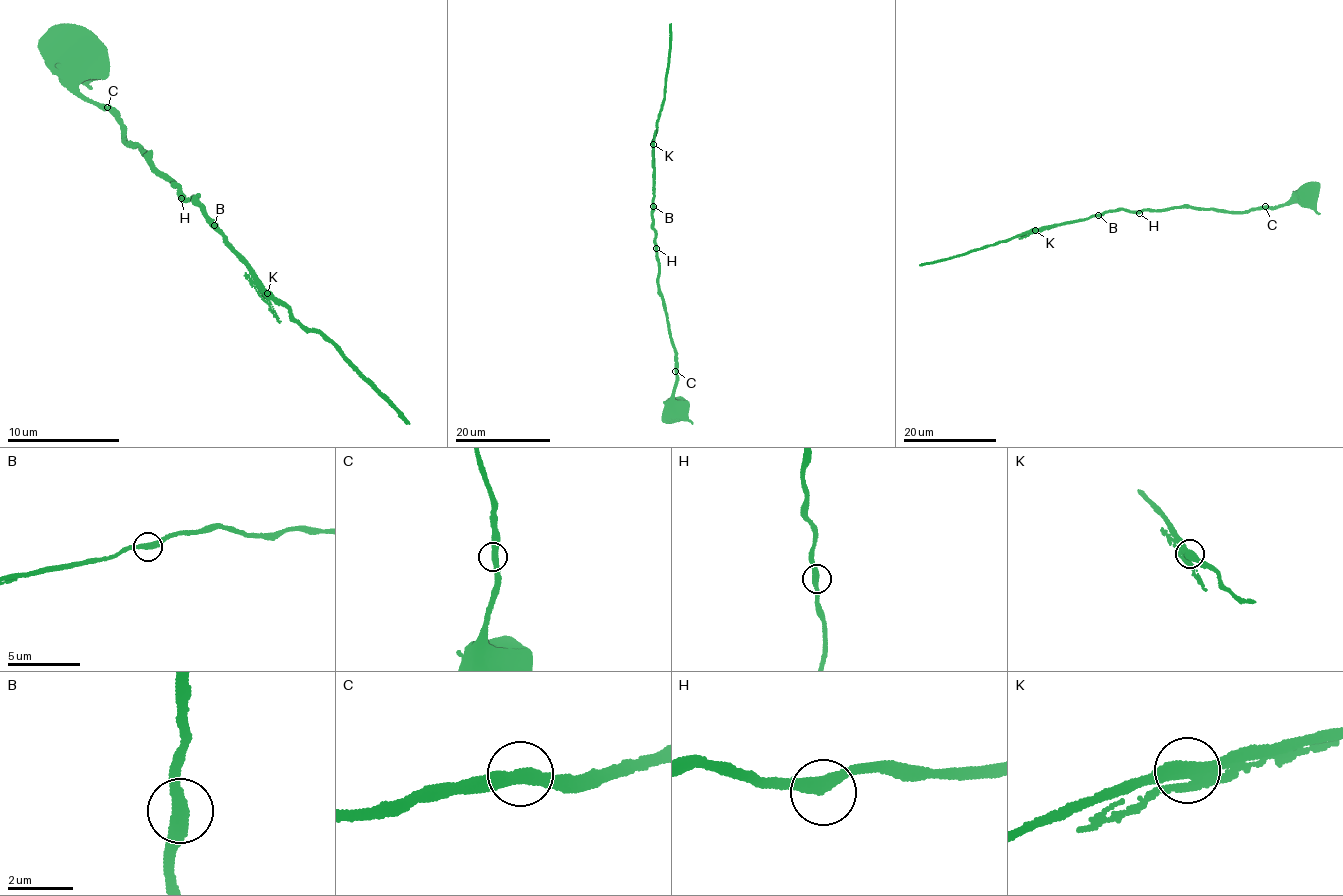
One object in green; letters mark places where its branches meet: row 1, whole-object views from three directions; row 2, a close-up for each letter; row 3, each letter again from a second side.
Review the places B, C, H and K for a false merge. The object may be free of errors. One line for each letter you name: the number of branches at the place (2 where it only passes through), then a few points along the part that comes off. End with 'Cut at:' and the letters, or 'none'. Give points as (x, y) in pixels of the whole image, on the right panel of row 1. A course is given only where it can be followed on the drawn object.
Cut at: none

